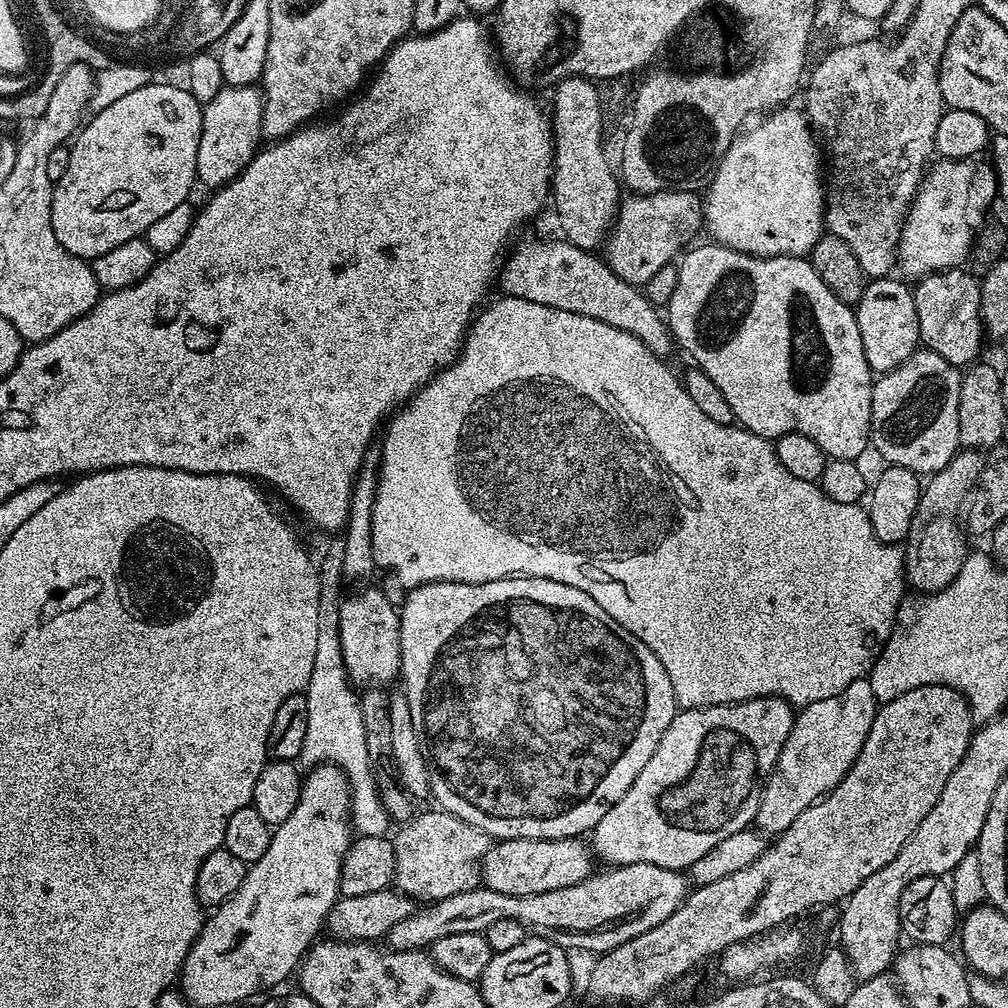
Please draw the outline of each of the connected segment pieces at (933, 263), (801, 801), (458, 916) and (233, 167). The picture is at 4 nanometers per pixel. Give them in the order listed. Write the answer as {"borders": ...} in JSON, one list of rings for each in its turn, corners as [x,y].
{"borders":[[[[940,158],[937,161],[925,171],[920,189],[904,218],[900,241],[896,243],[898,272],[904,278],[919,278],[961,267],[965,263],[963,260],[967,261],[972,255],[976,230],[986,220],[984,211],[994,204],[998,196],[995,179],[983,180],[967,159]]],[[[865,678],[850,682],[850,686],[846,686],[846,690],[841,696],[822,698],[822,702],[807,704],[806,707],[795,713],[790,734],[778,754],[772,772],[764,782],[758,814],[754,821],[755,827],[761,833],[779,834],[784,832],[786,826],[790,826],[790,822],[794,822],[794,818],[798,818],[798,814],[802,814],[802,810],[806,810],[811,804],[817,804],[835,788],[836,783],[850,770],[850,766],[854,766],[854,762],[866,742],[866,734],[870,734],[870,726],[876,717],[877,707],[874,690],[870,690],[870,682]]],[[[634,862],[619,866],[608,866],[605,872],[597,871],[574,886],[562,886],[562,890],[546,890],[546,894],[498,894],[498,890],[490,890],[483,886],[471,888],[465,892],[454,894],[450,898],[433,900],[427,906],[417,907],[410,918],[402,918],[394,930],[386,937],[391,951],[396,954],[416,954],[419,948],[431,949],[438,938],[446,938],[446,934],[485,933],[487,928],[502,918],[517,919],[531,935],[540,936],[565,950],[580,948],[583,944],[592,944],[593,953],[599,954],[614,950],[614,946],[622,946],[622,942],[630,942],[638,934],[646,934],[658,926],[658,922],[666,922],[674,910],[682,906],[689,894],[690,884],[683,871],[675,872],[662,866],[654,866],[650,862]]],[[[226,86],[202,108],[202,134],[198,142],[197,181],[208,190],[224,187],[255,158],[262,144],[264,93],[259,87]]]]}

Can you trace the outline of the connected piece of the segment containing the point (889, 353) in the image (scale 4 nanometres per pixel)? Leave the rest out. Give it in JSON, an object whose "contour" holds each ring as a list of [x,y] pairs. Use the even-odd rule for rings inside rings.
{"contour":[[[872,278],[864,285],[862,298],[854,306],[856,321],[858,322],[858,334],[862,334],[862,350],[866,350],[866,362],[872,368],[873,373],[883,374],[902,366],[906,358],[910,358],[921,347],[920,331],[918,330],[918,310],[914,310],[913,289],[908,288],[903,279]]]}

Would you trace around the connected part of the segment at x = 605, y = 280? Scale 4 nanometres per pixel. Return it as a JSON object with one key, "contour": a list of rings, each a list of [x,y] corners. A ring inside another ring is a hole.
{"contour":[[[524,240],[507,253],[498,273],[503,295],[526,298],[554,310],[570,310],[586,318],[598,318],[638,337],[654,355],[664,358],[674,348],[674,337],[668,331],[665,317],[657,305],[644,296],[637,285],[626,282],[592,252],[583,252],[568,240]]]}

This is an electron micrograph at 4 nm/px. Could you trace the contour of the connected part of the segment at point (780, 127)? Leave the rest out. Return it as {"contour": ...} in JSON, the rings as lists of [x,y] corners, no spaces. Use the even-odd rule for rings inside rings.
{"contour":[[[792,106],[777,107],[761,119],[765,119],[761,124],[745,127],[716,165],[707,185],[708,193],[702,196],[702,224],[715,243],[751,256],[807,257],[825,231],[826,184],[823,179],[820,181],[822,148],[807,115],[799,107],[788,107]]]}

